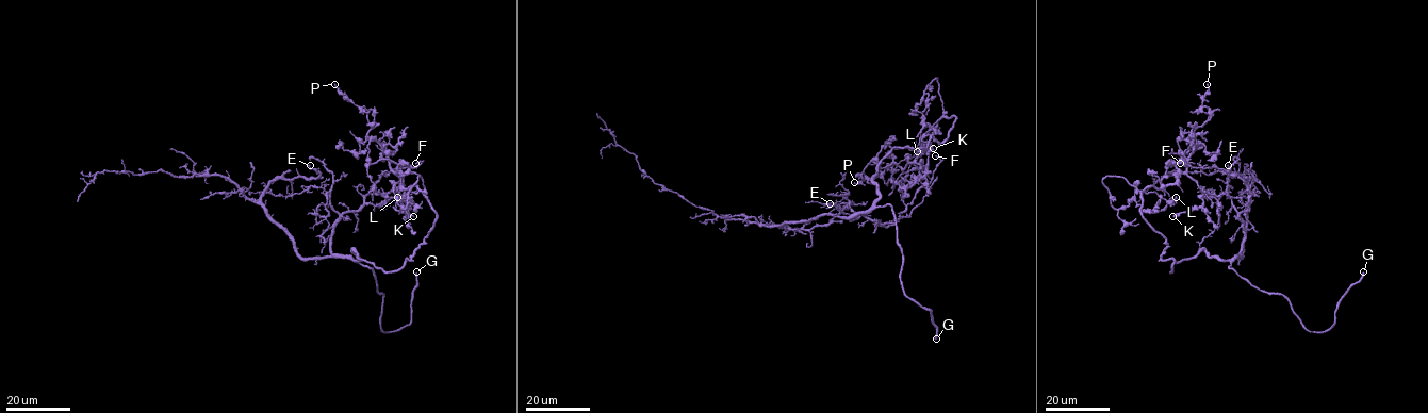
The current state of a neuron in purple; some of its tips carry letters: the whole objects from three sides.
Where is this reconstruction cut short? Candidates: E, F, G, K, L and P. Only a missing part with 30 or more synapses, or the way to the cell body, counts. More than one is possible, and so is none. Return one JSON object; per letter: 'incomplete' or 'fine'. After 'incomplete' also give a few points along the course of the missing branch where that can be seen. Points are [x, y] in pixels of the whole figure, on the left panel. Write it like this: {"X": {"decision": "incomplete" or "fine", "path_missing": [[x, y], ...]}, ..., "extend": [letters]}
{"E": {"decision": "fine"}, "F": {"decision": "fine"}, "G": {"decision": "incomplete", "path_missing": [[416, 271], [413, 258], [397, 278], [399, 282]]}, "K": {"decision": "fine"}, "L": {"decision": "fine"}, "P": {"decision": "fine"}, "extend": ["G"]}

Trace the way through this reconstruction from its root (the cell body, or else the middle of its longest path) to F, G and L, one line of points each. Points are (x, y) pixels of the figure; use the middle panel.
F: (877, 188), (877, 200), (852, 219), (862, 215), (886, 226), (897, 219), (931, 181), (941, 161), (935, 155)
G: (877, 188), (875, 205), (889, 204), (895, 219), (903, 259), (903, 292), (930, 310), (936, 339)
L: (877, 188), (872, 176), (893, 148), (924, 149), (932, 136), (942, 142), (955, 118), (941, 117), (917, 151)

